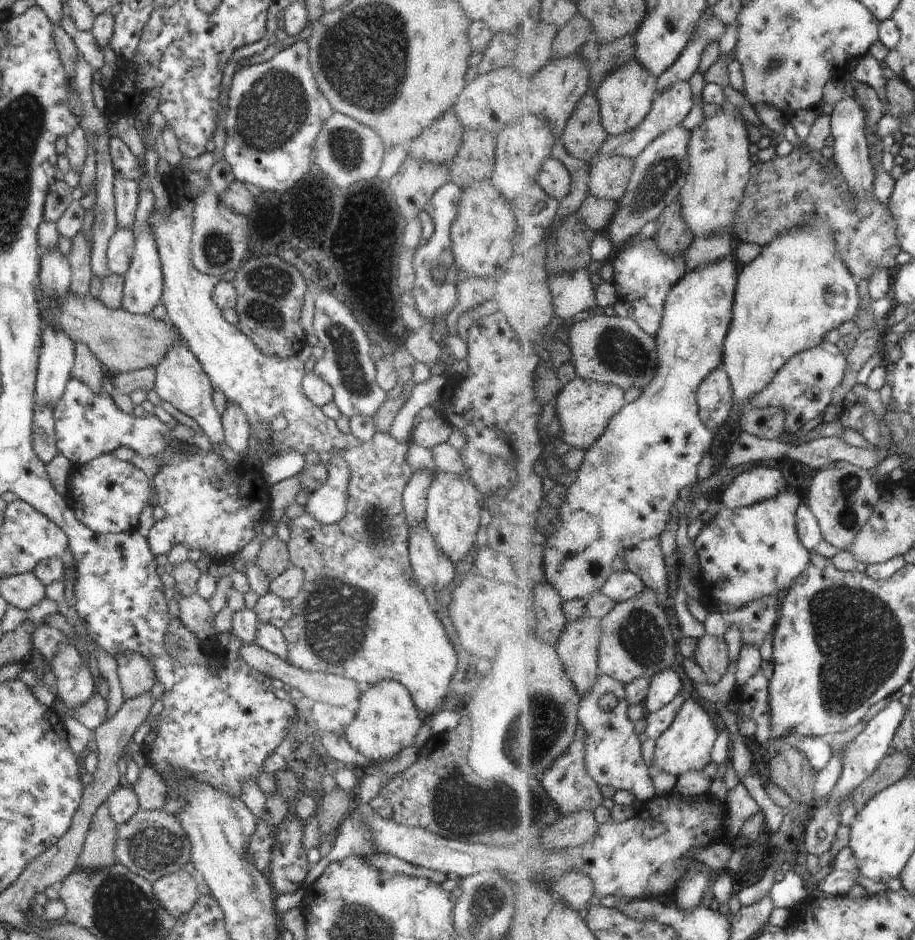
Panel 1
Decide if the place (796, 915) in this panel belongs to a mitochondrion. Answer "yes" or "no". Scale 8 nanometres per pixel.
no

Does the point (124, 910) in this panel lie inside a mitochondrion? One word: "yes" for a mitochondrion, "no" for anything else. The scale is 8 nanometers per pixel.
yes

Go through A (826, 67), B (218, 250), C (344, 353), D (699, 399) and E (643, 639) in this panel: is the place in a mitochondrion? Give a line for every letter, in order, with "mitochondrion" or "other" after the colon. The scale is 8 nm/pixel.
A: other
B: mitochondrion
C: mitochondrion
D: other
E: mitochondrion

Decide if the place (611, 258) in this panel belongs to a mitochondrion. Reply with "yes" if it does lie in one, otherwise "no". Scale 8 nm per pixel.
no

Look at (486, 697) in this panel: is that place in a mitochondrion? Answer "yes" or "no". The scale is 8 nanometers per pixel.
no

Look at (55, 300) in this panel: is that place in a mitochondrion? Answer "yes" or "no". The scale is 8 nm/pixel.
no

